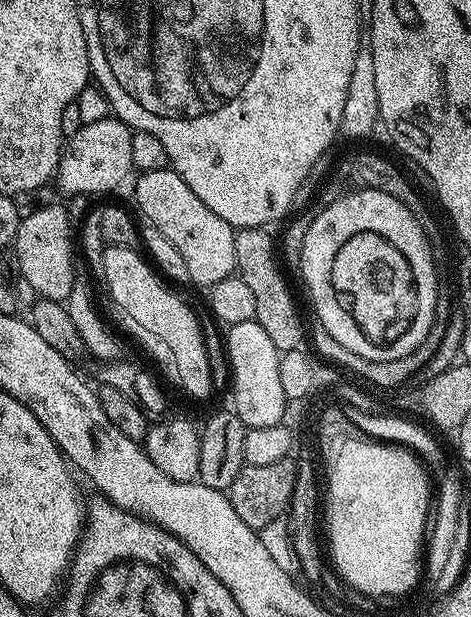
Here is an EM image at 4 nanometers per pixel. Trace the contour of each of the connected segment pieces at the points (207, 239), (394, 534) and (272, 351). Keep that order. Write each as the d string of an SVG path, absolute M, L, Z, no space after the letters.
M171 167L139 173L136 180L136 204L140 212L168 239L168 244L180 255L188 276L196 284L211 286L236 272L234 238L236 232L227 224Z
M361 438L358 441L348 441L344 449L334 458L334 471L331 474L328 493L332 498L333 531L327 537L332 542L334 552L331 555L331 563L336 565L336 571L349 589L364 588L368 594L390 594L392 586L404 586L406 578L412 578L412 556L404 556L404 536L416 536L420 532L420 525L430 520L430 500L428 504L428 476L424 473L425 465L421 463L413 451L405 447L396 447L392 444L383 444L379 439Z
M255 320L238 322L227 329L228 332L228 360L232 363L232 404L236 417L244 423L245 429L258 426L274 426L285 419L289 400L282 394L282 381L278 379L278 362L280 353L277 352L274 342L270 342L266 330Z

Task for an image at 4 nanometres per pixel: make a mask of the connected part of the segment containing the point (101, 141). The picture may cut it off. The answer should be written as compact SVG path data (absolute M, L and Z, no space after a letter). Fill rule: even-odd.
M109 114L102 122L81 124L78 134L74 134L63 149L60 166L54 177L62 191L69 197L84 195L95 197L95 192L112 192L134 169L130 158L130 142L133 129Z

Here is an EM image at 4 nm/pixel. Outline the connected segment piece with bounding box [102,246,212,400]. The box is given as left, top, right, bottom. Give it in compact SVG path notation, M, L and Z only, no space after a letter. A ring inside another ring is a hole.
M105 247L102 269L104 268L104 284L112 295L112 300L145 332L153 336L160 343L160 348L165 352L164 360L176 379L176 384L188 396L196 400L204 400L212 392L212 364L208 361L208 348L204 345L204 332L200 329L200 320L196 312L176 292L171 292L164 285L164 280L139 256L135 248Z

